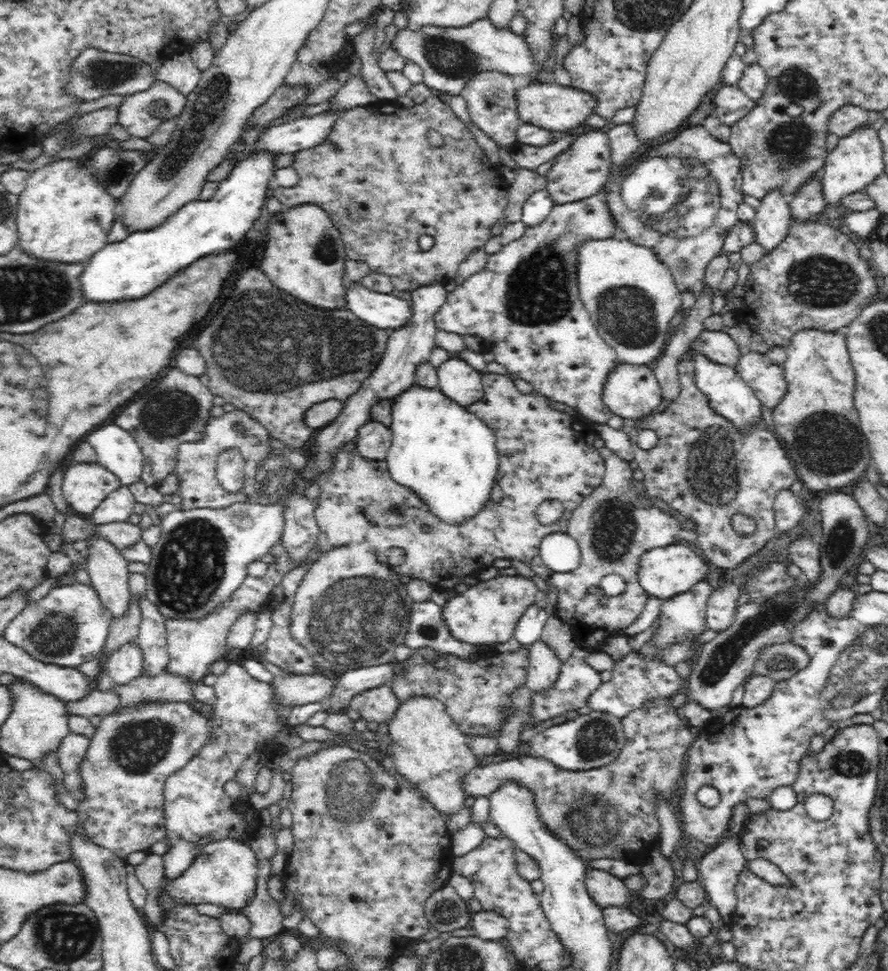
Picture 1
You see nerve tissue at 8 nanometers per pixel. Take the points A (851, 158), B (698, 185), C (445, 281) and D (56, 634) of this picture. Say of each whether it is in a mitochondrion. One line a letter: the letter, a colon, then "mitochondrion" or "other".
A: other
B: mitochondrion
C: other
D: mitochondrion

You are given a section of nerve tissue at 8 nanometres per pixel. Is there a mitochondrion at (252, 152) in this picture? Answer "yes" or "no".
no

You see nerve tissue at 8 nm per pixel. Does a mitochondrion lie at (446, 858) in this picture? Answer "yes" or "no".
no

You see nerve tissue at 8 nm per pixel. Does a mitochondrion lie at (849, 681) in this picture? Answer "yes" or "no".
yes

